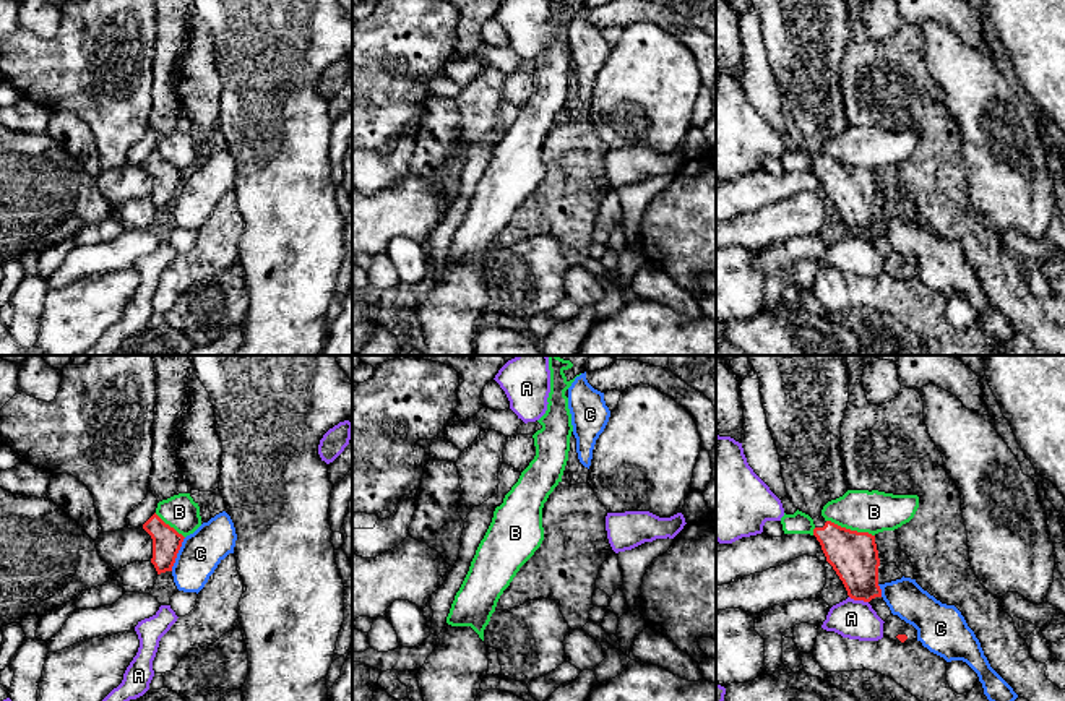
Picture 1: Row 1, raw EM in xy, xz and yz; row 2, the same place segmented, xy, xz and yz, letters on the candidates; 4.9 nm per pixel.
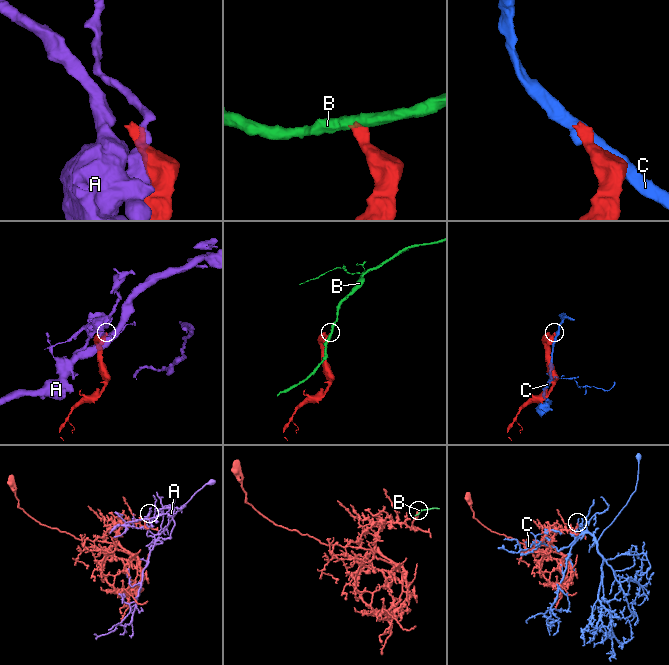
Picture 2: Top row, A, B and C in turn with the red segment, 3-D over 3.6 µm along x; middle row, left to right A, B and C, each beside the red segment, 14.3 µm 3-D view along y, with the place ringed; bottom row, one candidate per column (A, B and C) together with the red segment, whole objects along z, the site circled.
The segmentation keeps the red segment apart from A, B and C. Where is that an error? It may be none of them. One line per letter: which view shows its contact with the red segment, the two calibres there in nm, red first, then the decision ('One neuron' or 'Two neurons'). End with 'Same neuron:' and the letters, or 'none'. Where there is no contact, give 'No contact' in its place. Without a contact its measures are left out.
A: Touches red in yz. Thickness 240 nm (red) against 190 nm. Two neurons
B: Touches red in yz. Thickness 240 nm (red) against 220 nm. Two neurons
C: Touches red in xy. Thickness 140 nm (red) against 200 nm. Two neurons
Same neuron: none

